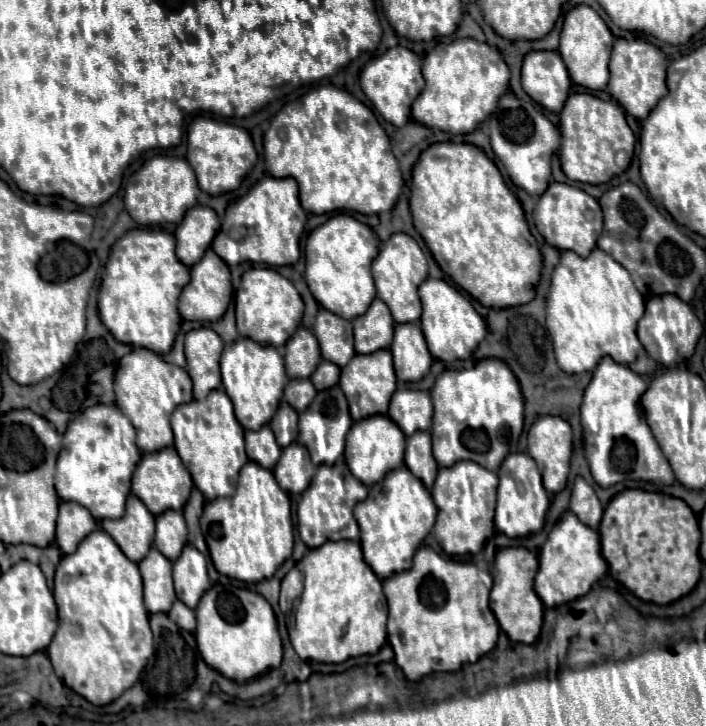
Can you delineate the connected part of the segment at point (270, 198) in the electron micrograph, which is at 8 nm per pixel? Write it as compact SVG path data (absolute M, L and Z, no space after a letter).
M266 176L246 196L228 206L222 228L212 242L212 248L230 266L248 260L268 266L294 264L300 256L300 234L304 232L304 224L306 212L298 200L296 180Z

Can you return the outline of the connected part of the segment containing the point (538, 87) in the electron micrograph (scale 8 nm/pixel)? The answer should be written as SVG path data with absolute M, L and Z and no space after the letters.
M528 52L522 64L524 92L550 112L560 112L568 98L570 76L558 52Z

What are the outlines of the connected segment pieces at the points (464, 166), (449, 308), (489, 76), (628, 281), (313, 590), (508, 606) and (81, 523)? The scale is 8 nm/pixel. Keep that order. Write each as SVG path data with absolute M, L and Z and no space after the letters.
M452 142L428 146L412 170L410 210L414 228L424 238L438 266L482 306L510 308L534 298L542 268L538 242L530 234L526 218L522 220L524 214L518 198L508 190L496 164L478 146Z
M434 278L424 280L418 288L418 294L422 300L420 322L422 322L422 332L426 336L430 354L442 362L450 362L456 358L460 360L470 358L476 346L486 336L486 324L482 316L472 308L472 304L452 284L444 280L434 280Z
M456 38L436 44L424 58L422 74L426 88L412 104L412 118L430 128L440 128L450 134L472 132L496 108L498 98L506 92L510 70L502 54L474 38Z
M594 248L588 258L580 258L570 250L562 252L546 298L546 327L558 366L566 374L592 372L602 356L610 356L618 364L634 362L642 350L636 336L642 314L642 294L636 290L628 270L610 254L600 248Z
M358 540L326 542L320 548L310 550L281 581L279 606L288 614L290 642L302 660L340 664L352 656L374 654L386 642L388 608L382 592L382 582L376 578L372 568L366 566Z
M522 546L498 550L494 566L490 570L492 578L494 578L494 586L490 591L490 608L492 608L500 628L510 636L512 642L534 644L540 634L544 604L538 598L538 594L534 592L536 570L538 570L538 556Z
M62 502L60 514L56 522L56 544L62 550L62 554L74 552L78 544L96 530L96 520L92 514L76 504L76 502Z

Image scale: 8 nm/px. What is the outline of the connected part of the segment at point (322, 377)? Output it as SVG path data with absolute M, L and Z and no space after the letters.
M322 360L318 364L318 368L314 370L314 374L310 376L310 380L316 386L316 390L332 388L334 384L338 384L338 372L340 372L340 368L336 364L330 364L328 360Z

